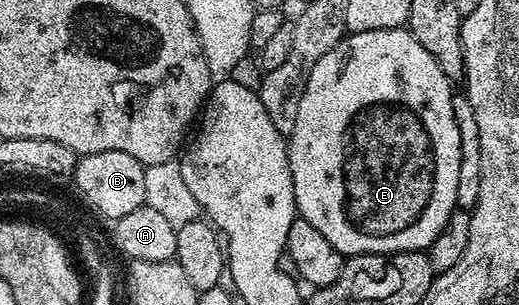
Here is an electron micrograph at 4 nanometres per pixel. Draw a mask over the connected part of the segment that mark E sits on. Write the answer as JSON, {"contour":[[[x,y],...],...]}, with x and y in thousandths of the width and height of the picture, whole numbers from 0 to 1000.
{"contour":[[[784,89],[665,115],[634,170],[620,177],[605,230],[597,230],[582,305],[582,334],[574,334],[574,400],[566,400],[563,443],[553,449],[559,570],[566,584],[566,649],[576,718],[597,728],[597,741],[615,754],[626,774],[628,793],[636,793],[636,807],[644,807],[644,820],[651,820],[657,839],[669,846],[715,826],[823,820],[859,741],[867,702],[881,692],[882,531],[890,518],[890,492],[882,466],[882,400],[875,400],[875,292],[869,285],[873,279],[844,216],[844,203],[836,203],[836,190],[829,190],[829,177],[821,177],[821,164],[805,151]]]}

